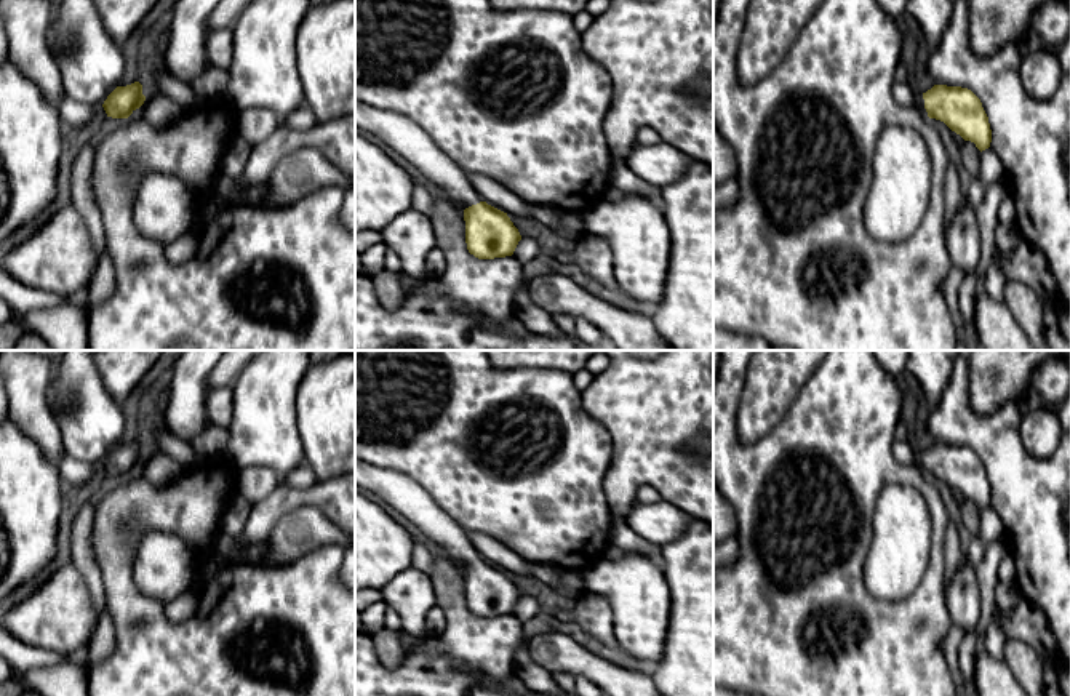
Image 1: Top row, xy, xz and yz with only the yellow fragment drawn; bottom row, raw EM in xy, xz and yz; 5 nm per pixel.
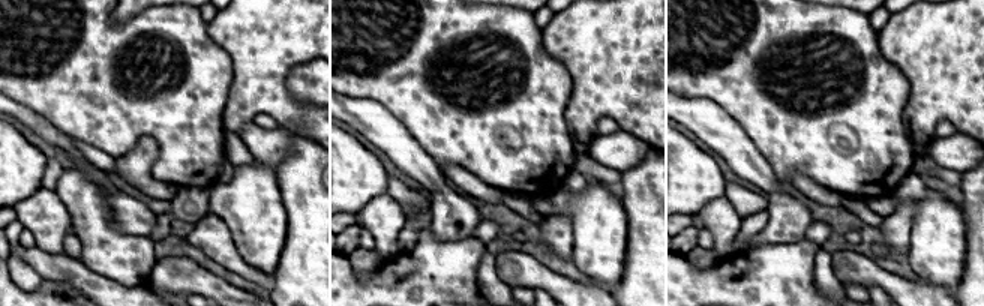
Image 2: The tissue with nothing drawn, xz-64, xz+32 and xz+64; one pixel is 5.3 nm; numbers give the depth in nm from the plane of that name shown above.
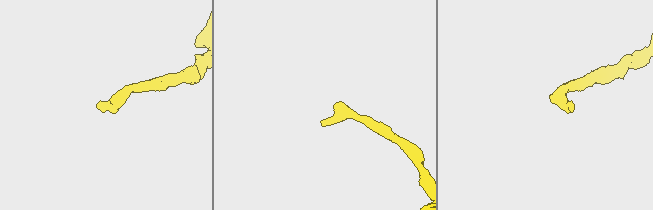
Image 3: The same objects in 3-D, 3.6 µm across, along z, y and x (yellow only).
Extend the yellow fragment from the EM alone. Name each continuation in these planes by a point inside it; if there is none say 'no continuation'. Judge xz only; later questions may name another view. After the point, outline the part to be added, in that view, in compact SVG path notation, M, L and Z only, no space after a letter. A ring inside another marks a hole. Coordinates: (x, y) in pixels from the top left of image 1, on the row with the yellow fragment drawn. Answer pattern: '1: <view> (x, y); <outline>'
1: xz (400, 133); M355 98L355 128L377 136L414 165L441 194L465 210L483 202L465 171L459 168L411 118L381 110Z

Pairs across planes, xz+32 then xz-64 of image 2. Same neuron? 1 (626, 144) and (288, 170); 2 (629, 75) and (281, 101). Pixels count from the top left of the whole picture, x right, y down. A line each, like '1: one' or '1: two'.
1: two
2: one

